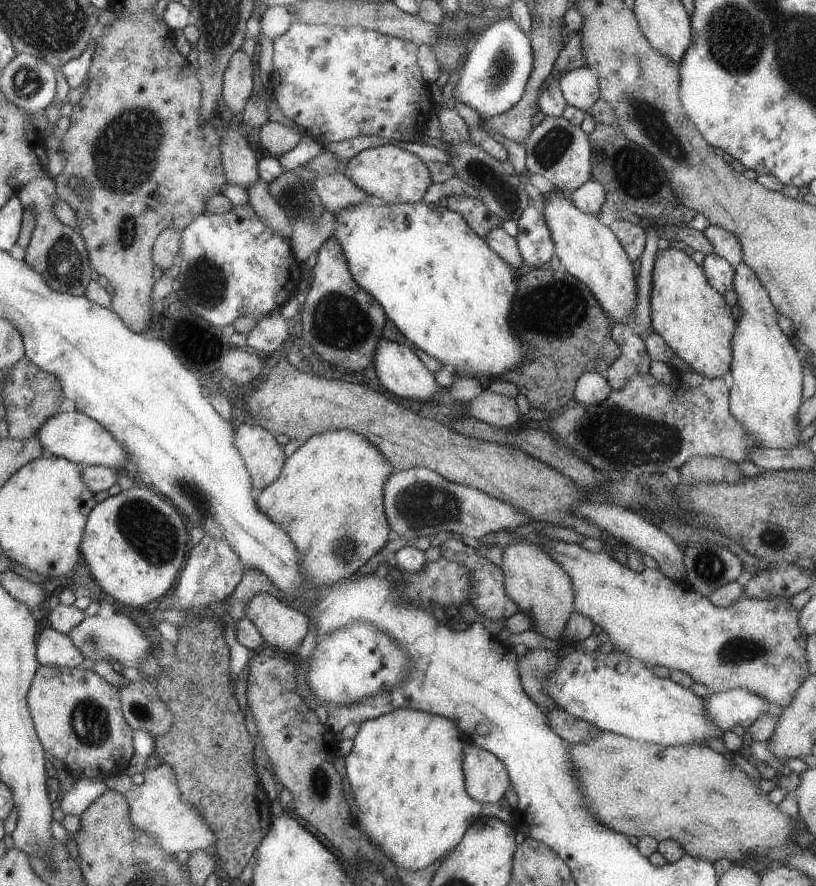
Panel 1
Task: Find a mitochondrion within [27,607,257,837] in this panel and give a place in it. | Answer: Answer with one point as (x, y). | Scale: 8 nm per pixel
(90, 724)

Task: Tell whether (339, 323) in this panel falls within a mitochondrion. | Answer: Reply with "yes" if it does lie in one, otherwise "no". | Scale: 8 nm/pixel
yes

